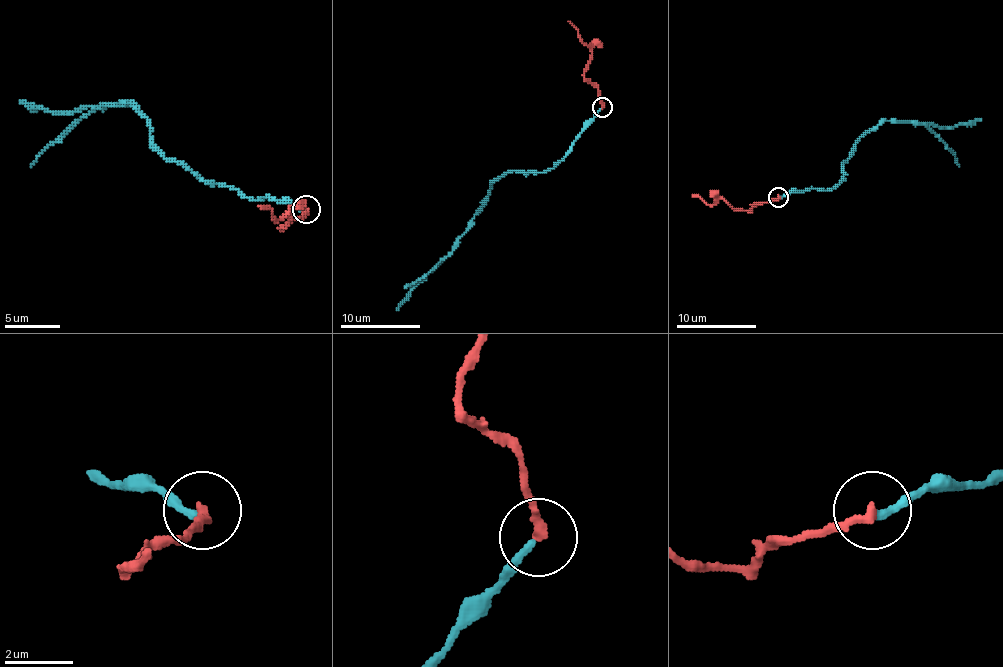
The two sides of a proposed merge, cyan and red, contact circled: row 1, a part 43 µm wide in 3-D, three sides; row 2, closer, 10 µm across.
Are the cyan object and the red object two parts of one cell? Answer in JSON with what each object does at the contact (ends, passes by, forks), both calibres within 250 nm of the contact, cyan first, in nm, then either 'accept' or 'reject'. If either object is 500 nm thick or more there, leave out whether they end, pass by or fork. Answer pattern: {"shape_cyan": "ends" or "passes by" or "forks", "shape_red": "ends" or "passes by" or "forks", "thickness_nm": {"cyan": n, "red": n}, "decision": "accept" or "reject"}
{"shape_cyan": "ends", "shape_red": "ends", "thickness_nm": {"cyan": 220, "red": 280}, "decision": "reject"}

